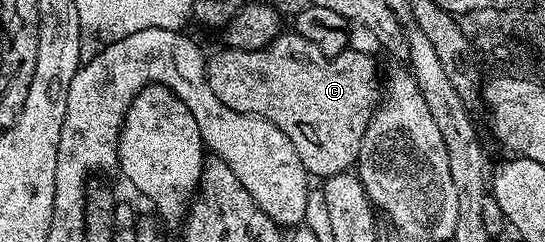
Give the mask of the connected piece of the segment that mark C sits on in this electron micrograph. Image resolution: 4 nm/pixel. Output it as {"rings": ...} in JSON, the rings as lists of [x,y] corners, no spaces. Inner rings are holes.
{"rings":[[[295,32],[281,33],[280,37],[274,39],[270,45],[261,50],[229,50],[220,48],[216,55],[207,59],[208,63],[208,79],[210,80],[210,88],[214,88],[214,96],[218,96],[218,100],[222,100],[222,104],[226,104],[226,108],[234,108],[234,112],[242,112],[243,114],[257,114],[259,118],[265,118],[270,124],[277,126],[280,131],[290,140],[290,144],[294,144],[294,152],[298,152],[298,160],[302,160],[302,164],[309,172],[309,175],[318,176],[317,179],[323,180],[332,178],[335,174],[343,174],[351,171],[356,165],[357,158],[360,157],[360,149],[362,148],[362,136],[366,136],[366,128],[370,124],[373,114],[376,113],[376,107],[382,98],[382,82],[376,79],[376,62],[368,54],[363,54],[360,50],[349,48],[344,50],[338,56],[327,58],[322,52],[318,52],[318,48],[314,48],[314,44],[310,44],[310,40],[306,40],[300,34]]]}

